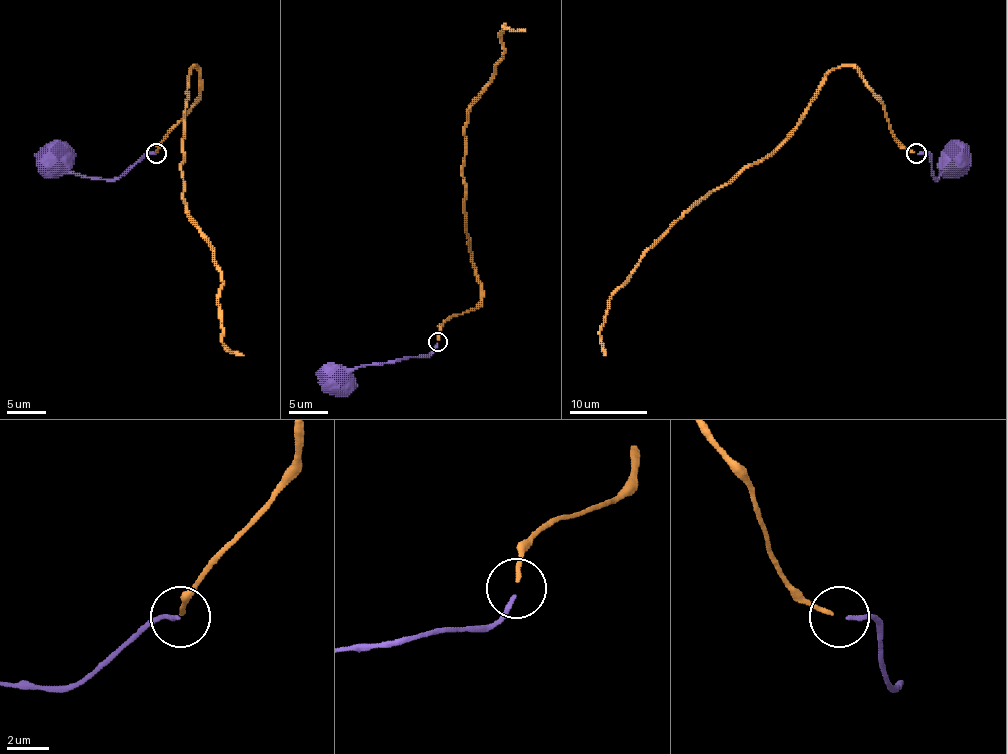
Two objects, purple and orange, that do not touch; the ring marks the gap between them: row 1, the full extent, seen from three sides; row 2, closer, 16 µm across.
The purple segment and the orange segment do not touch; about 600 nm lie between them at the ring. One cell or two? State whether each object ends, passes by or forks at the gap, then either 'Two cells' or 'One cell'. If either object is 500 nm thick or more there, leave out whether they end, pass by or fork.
At the ring purple ends. At the ring orange ends. One cell

